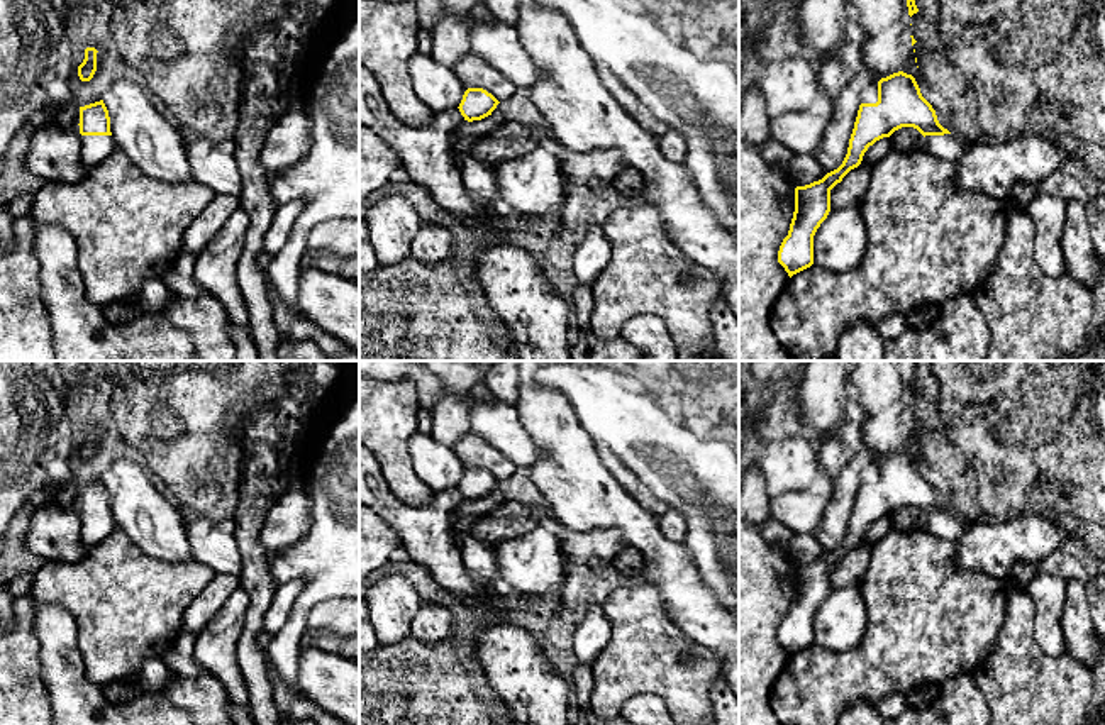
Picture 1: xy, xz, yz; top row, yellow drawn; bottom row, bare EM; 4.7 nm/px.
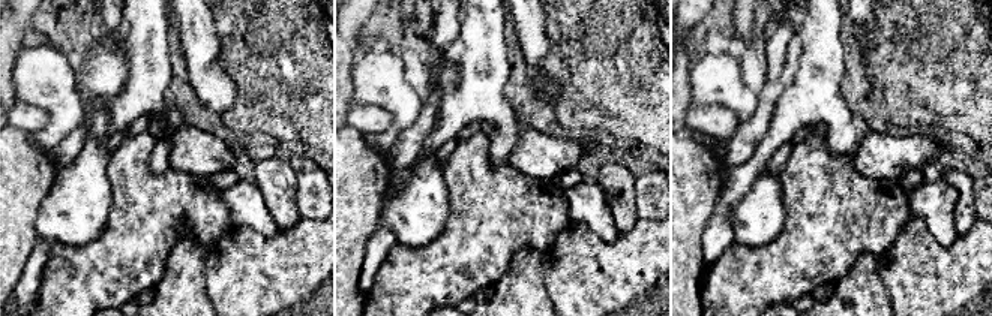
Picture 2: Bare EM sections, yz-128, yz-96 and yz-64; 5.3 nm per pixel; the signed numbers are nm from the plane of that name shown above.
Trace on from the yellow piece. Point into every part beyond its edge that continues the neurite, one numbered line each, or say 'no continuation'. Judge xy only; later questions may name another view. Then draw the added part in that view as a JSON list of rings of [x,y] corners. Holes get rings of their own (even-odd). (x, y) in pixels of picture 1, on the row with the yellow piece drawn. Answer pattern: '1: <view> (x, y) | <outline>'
1: xy (94, 148) | [[[80,125],[76,127],[76,132],[81,139],[81,163],[88,171],[107,159],[117,149],[112,136],[81,136]]]

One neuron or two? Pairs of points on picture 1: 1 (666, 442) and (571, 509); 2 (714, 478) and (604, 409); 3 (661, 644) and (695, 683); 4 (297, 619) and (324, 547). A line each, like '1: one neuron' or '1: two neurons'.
1: two neurons
2: one neuron
3: one neuron
4: one neuron

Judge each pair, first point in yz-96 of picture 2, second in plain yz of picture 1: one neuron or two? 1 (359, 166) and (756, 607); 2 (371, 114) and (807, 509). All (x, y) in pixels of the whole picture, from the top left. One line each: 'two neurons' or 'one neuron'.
1: one neuron
2: one neuron

